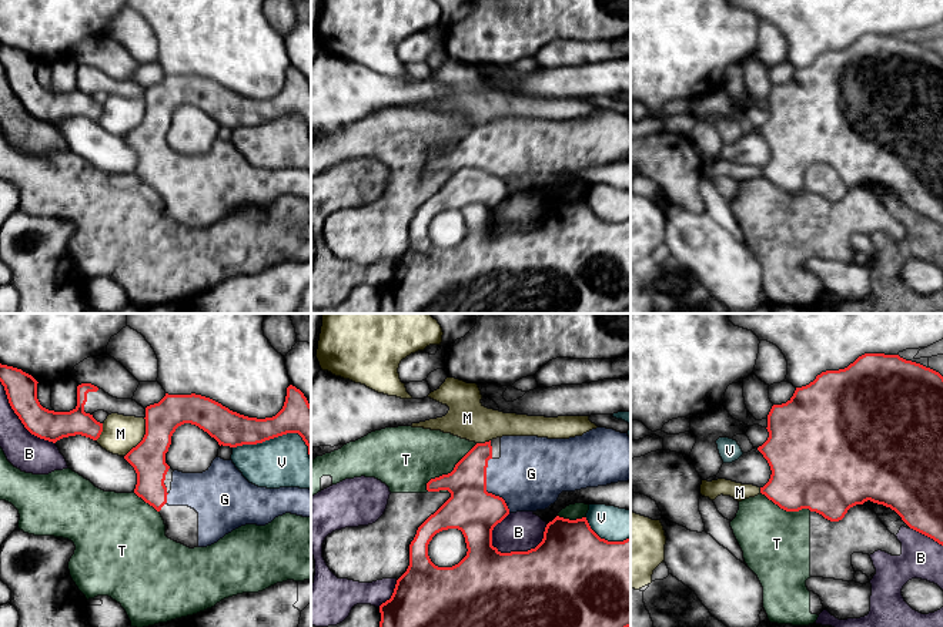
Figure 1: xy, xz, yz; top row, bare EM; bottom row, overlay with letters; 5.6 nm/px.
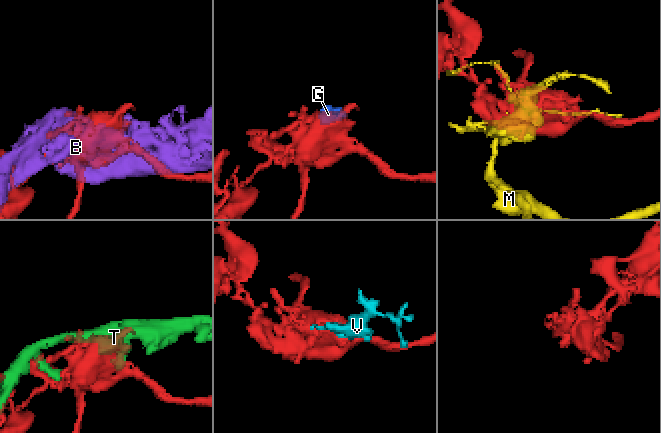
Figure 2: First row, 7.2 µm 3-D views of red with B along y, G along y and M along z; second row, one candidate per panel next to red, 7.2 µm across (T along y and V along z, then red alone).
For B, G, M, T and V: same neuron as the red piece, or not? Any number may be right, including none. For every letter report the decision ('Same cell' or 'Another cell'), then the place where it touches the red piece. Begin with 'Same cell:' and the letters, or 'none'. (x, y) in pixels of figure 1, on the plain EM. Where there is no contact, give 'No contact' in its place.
Same cell: G
B: Another cell. Touches red at xz (524, 232)
G: Same cell. Touches red at xz (485, 170)
M: Another cell. Touches red at xy (143, 118)
T: Another cell. Touches red at xz (451, 153)
V: Another cell. Touches red at xy (278, 116)

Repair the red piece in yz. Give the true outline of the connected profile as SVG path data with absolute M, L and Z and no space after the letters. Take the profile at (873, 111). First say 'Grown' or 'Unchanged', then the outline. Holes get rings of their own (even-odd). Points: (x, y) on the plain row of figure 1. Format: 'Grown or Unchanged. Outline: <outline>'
Unchanged. Outline: M865 34L845 50L826 51L806 67L796 68L793 77L782 86L773 86L768 95L768 121L758 131L768 141L772 155L760 168L760 174L786 192L809 190L830 202L839 202L847 191L870 181L894 191L913 211L943 227L943 57L920 44L906 41L899 36Z

